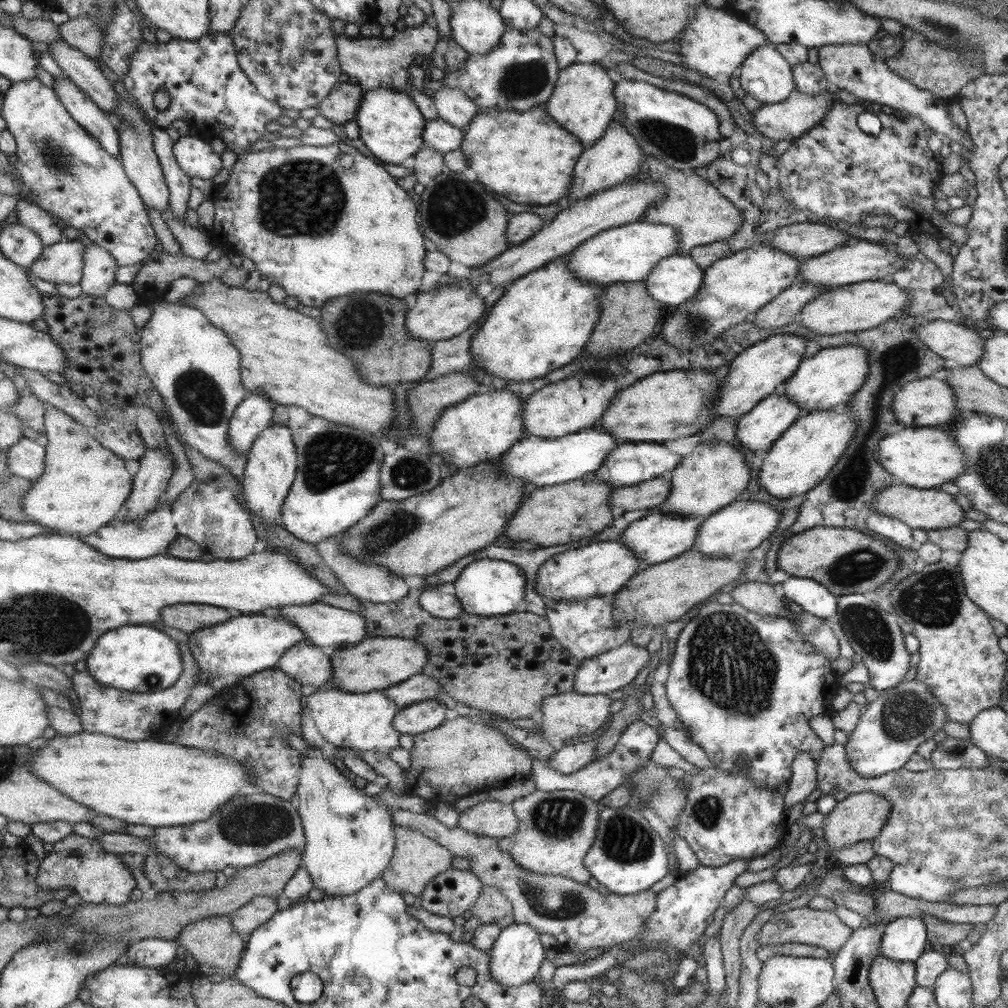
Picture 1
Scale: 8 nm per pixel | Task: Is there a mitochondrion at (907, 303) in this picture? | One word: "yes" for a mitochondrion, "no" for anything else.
no

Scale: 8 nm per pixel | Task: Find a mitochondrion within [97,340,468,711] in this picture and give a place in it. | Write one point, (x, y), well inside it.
(332, 457)

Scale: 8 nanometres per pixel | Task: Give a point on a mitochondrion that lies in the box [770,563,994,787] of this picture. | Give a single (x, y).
(932, 599)

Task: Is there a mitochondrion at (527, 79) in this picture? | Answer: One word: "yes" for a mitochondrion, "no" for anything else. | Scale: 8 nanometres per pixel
yes

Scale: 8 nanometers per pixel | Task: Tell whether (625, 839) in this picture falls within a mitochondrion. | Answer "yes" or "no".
yes

